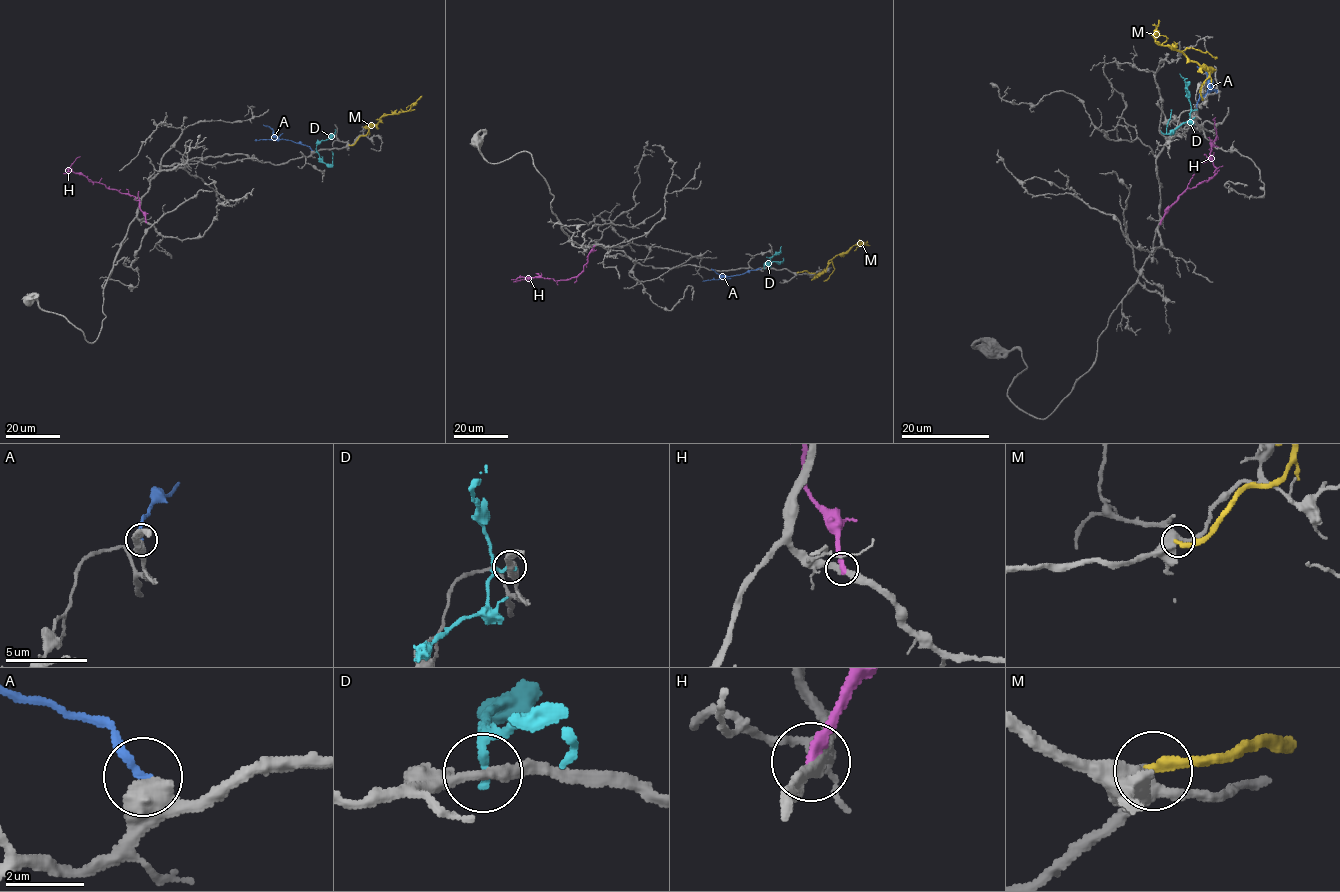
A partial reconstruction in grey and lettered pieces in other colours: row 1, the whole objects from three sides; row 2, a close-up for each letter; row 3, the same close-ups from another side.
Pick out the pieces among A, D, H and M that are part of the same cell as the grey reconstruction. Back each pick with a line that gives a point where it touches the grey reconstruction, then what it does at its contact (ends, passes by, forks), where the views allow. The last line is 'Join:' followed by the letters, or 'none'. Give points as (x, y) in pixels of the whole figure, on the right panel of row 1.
A: contact (1197, 107); it ends
Join: A

